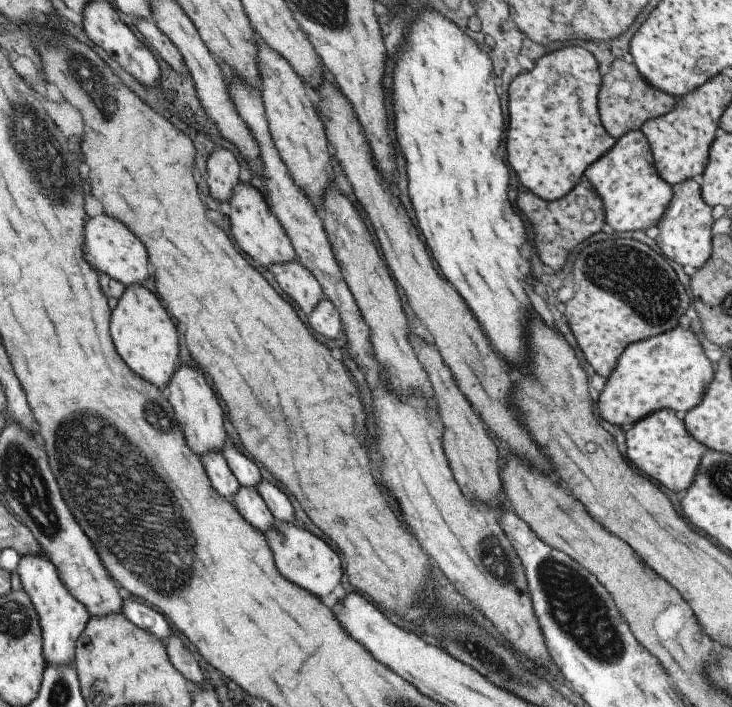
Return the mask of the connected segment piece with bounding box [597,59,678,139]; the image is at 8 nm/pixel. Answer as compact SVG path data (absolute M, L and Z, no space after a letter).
M623 59L614 60L610 71L602 76L598 99L599 118L604 124L604 129L614 139L621 138L631 131L640 131L642 125L650 119L670 112L678 101L677 97L648 83L634 63L628 64Z

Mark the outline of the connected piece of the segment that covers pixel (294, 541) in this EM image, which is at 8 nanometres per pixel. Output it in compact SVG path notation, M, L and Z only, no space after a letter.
M274 518L274 528L268 530L266 540L274 552L276 566L284 578L290 578L300 588L308 590L316 598L326 598L334 592L334 588L345 577L340 564L340 556L320 538L310 534L308 530L297 527L295 522L282 522Z

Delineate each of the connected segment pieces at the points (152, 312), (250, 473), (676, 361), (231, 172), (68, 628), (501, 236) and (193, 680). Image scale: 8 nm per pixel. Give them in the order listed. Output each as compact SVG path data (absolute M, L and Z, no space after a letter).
M142 284L126 287L118 306L112 312L110 334L118 354L138 376L142 376L160 390L169 384L180 366L178 334L176 324L168 316L166 308L162 306L156 294Z
M229 435L226 436L226 444L221 453L225 455L230 470L241 486L256 488L262 482L262 474L260 474L258 466L238 450Z
M685 326L658 336L633 342L622 352L602 390L596 410L610 424L634 424L654 412L669 409L679 415L688 413L703 398L716 374L715 364L705 355L701 343Z
M222 149L212 152L208 158L208 186L210 194L216 200L231 198L233 189L239 184L238 160L230 150Z
M46 553L37 556L22 556L18 576L23 590L29 595L39 617L45 662L52 667L75 665L77 641L81 638L91 618L85 607L78 603L78 600L63 585L54 564L47 558Z
M424 8L410 24L410 36L402 42L396 54L392 78L396 136L406 160L410 202L416 210L420 232L428 242L426 246L444 276L468 302L496 350L506 360L520 366L526 362L522 320L530 308L522 284L530 284L530 264L520 254L520 246L526 242L524 222L520 222L520 216L512 210L506 194L510 172L498 156L504 134L504 116L496 92L498 79L493 61L469 34L458 28L456 22L448 20L438 10Z
M172 634L172 638L163 644L166 647L168 658L174 665L174 668L186 677L186 680L191 686L196 684L205 684L204 674L196 661L196 658L192 655L182 640L175 634Z

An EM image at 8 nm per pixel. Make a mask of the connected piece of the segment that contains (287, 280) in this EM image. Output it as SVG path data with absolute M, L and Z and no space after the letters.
M277 263L271 265L270 273L282 292L292 298L306 314L314 311L314 308L324 299L322 288L316 278L300 263Z

